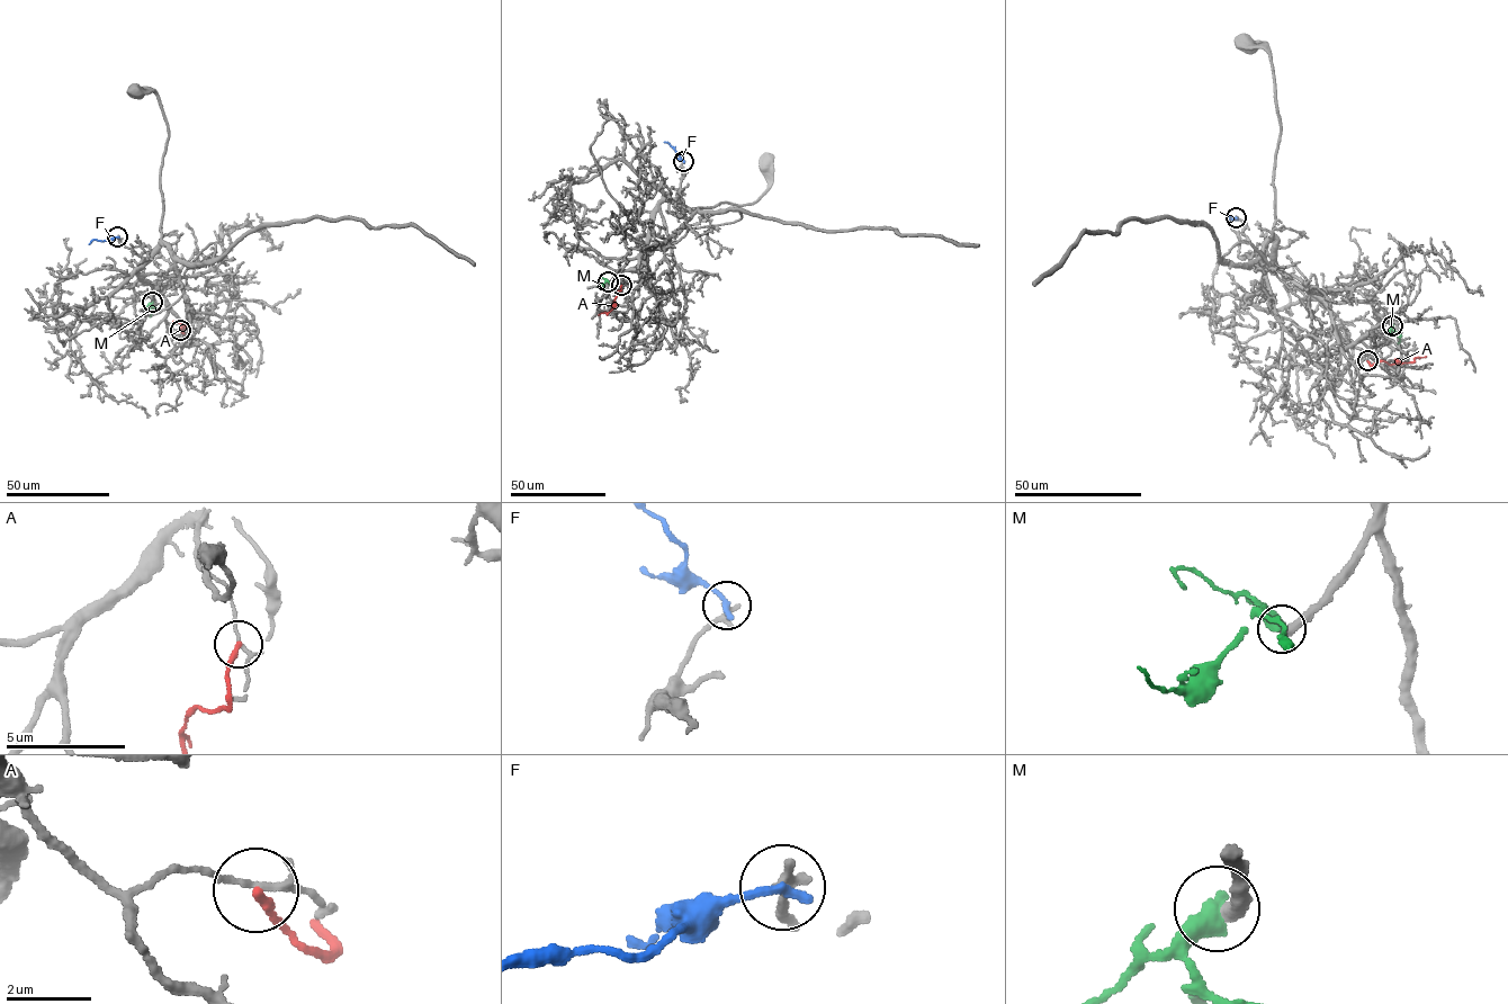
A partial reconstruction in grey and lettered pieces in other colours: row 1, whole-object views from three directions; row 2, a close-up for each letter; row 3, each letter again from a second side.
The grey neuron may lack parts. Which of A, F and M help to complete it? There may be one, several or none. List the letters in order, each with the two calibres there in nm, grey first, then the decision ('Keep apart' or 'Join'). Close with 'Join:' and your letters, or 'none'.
A: Thickness 100 nm (grey) against 240 nm. Keep apart
F: Thickness 280 nm (grey) against 260 nm. Keep apart
M: Thickness 360 nm (grey) against 550 nm. Keep apart
Join: none

